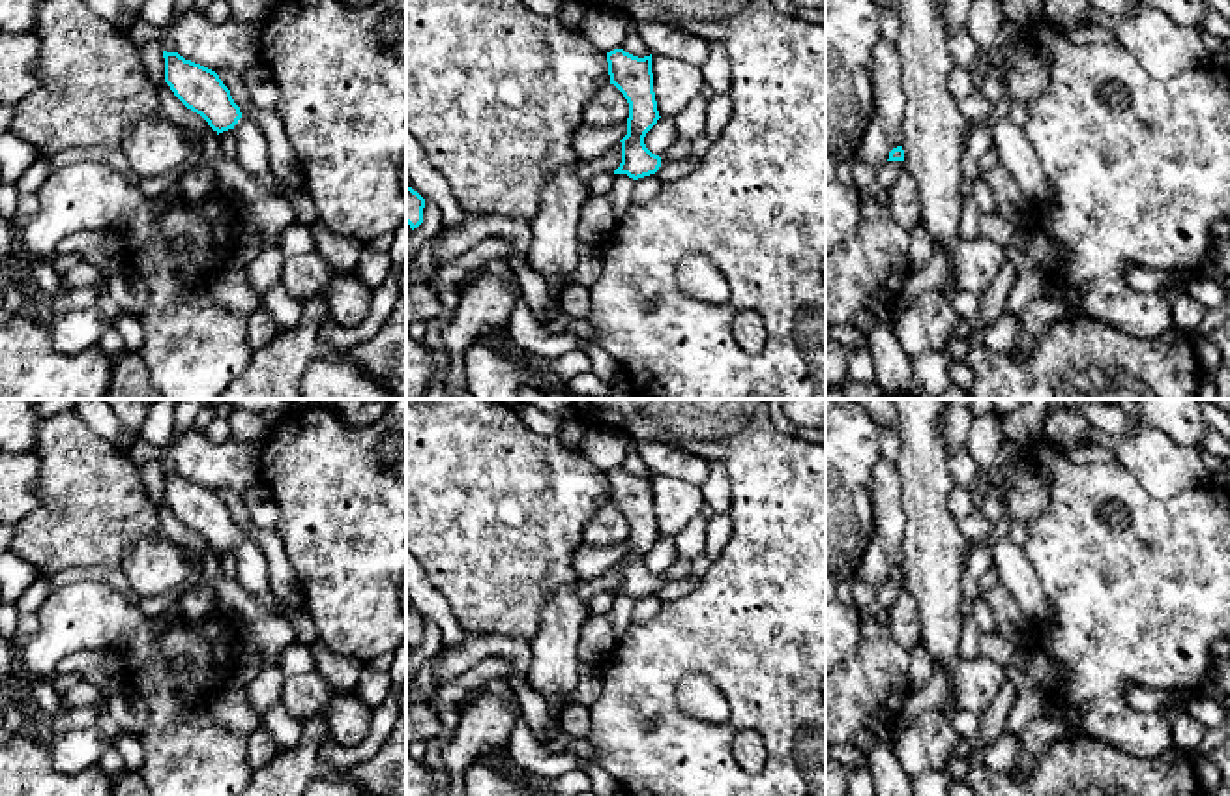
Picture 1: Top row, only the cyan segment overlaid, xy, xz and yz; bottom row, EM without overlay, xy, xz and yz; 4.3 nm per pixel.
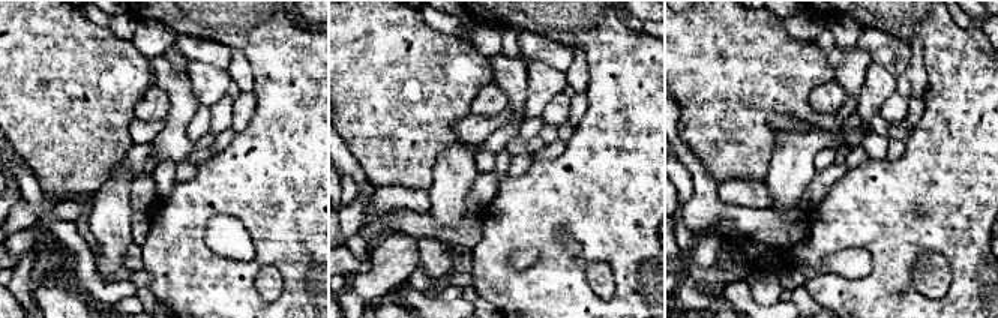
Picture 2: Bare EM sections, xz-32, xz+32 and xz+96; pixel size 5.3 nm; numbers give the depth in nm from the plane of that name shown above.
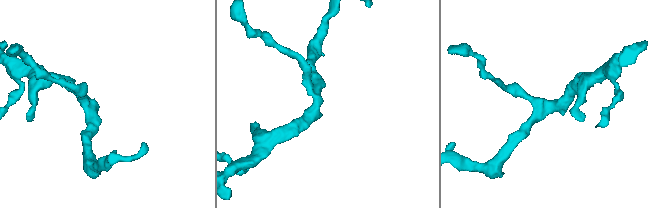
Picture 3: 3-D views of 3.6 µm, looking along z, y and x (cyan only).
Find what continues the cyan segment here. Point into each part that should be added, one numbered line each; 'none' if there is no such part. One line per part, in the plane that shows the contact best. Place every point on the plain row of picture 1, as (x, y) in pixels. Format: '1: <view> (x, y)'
1: xy (251, 574)

